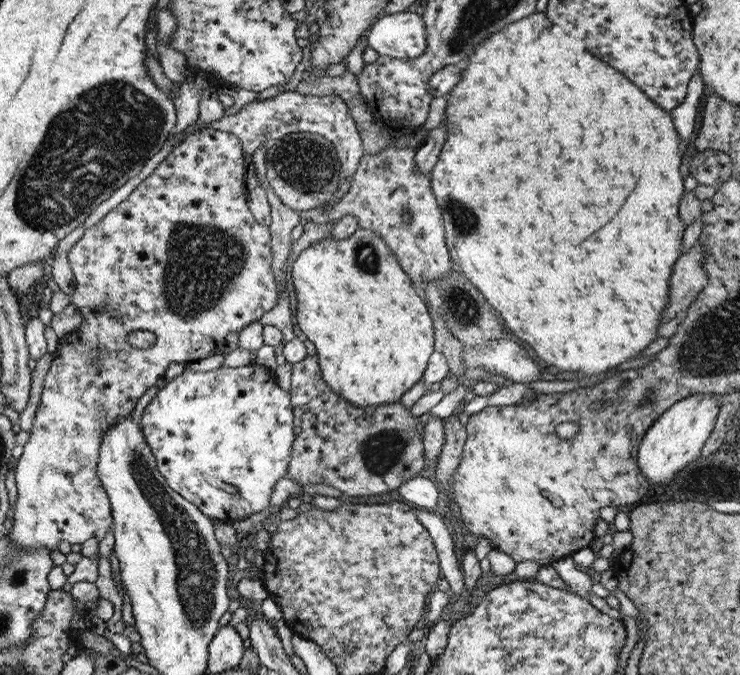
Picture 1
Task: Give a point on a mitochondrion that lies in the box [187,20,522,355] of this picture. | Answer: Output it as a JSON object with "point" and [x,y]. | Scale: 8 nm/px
{"point":[301,162]}

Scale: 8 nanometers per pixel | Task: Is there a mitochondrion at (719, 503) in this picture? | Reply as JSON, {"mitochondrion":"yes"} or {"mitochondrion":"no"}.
{"mitochondrion":"no"}

